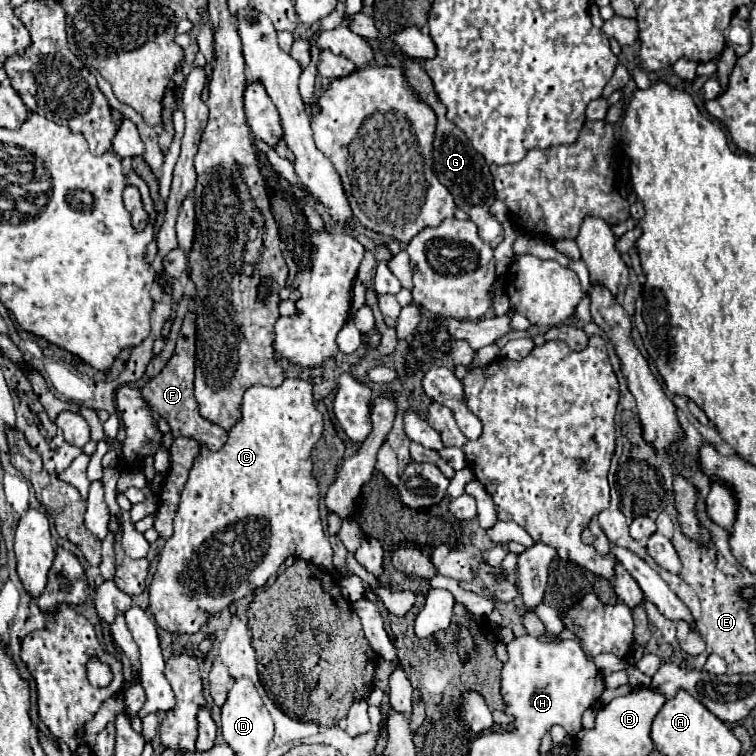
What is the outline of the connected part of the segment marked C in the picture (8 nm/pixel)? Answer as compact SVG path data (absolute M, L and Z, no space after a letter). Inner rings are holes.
M287 378L277 388L251 386L243 396L241 412L243 412L241 422L237 422L229 430L229 440L225 442L225 446L221 450L211 452L211 450L205 450L205 446L201 446L201 454L195 458L195 464L191 468L185 490L181 492L179 510L177 510L177 516L175 516L175 522L173 522L175 532L167 540L165 548L159 554L159 564L157 564L157 570L155 570L151 586L149 586L149 610L155 616L157 626L171 632L171 634L195 634L195 632L199 632L209 616L217 616L225 606L231 606L235 600L251 594L259 586L265 586L271 580L271 576L275 578L279 566L285 562L287 556L305 558L307 562L313 562L315 566L319 566L321 570L327 570L327 572L331 572L335 568L333 566L333 550L331 550L331 544L325 538L325 532L323 532L323 526L321 526L317 480L311 474L311 466L313 466L311 464L311 450L313 450L313 446L317 444L317 440L321 438L321 432L323 432L323 414L319 412L317 402L313 398L313 384L309 380L301 380L301 378Z

